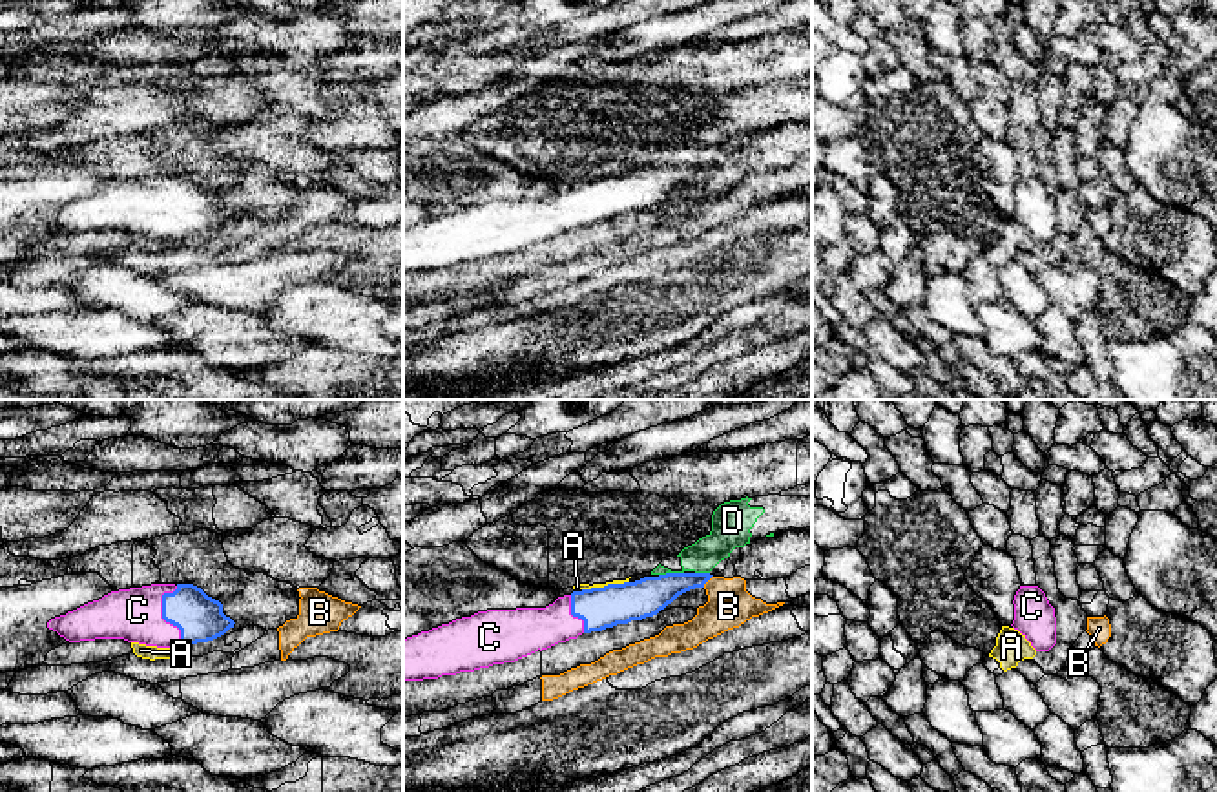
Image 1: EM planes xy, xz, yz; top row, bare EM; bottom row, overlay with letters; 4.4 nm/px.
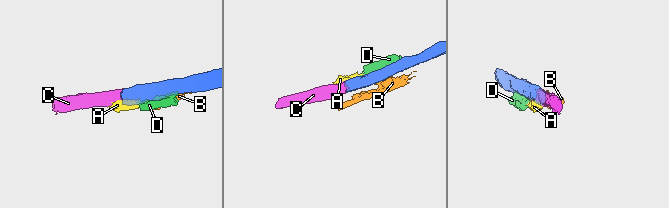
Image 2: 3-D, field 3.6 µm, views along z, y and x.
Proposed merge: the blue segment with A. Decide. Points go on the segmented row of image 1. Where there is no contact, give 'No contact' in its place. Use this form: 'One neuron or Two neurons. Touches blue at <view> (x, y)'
Two neurons. Touches blue at xz (604, 586)

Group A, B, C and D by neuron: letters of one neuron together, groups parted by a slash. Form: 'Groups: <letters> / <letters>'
Groups: A D / B / C

